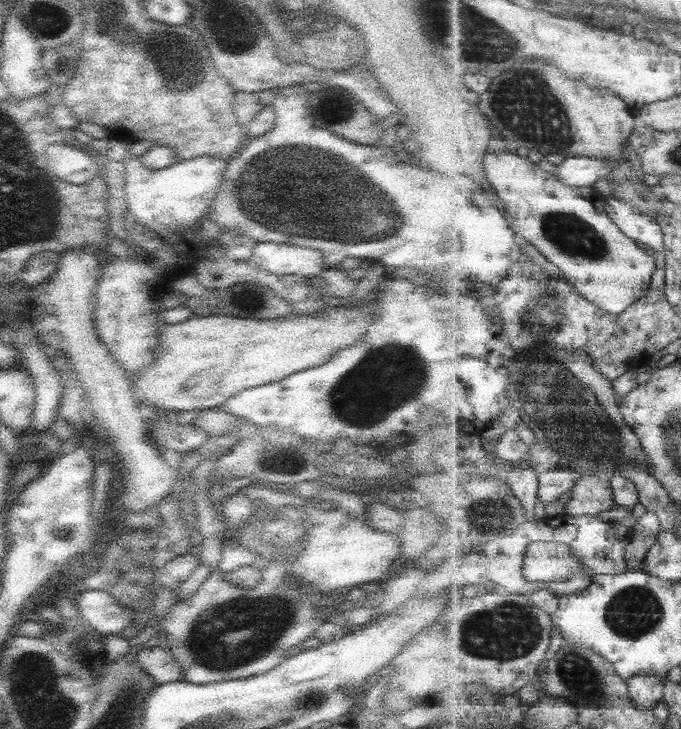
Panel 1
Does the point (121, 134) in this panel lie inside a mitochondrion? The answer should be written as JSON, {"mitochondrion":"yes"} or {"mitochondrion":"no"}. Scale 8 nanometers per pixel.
{"mitochondrion":"no"}

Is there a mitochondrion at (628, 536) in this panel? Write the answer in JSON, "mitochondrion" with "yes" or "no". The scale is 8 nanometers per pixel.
{"mitochondrion":"no"}

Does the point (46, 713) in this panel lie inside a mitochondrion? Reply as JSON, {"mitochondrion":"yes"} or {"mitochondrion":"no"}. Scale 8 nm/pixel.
{"mitochondrion":"yes"}

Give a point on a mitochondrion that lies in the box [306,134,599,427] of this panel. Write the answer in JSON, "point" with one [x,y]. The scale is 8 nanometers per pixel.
{"point":[545,317]}

